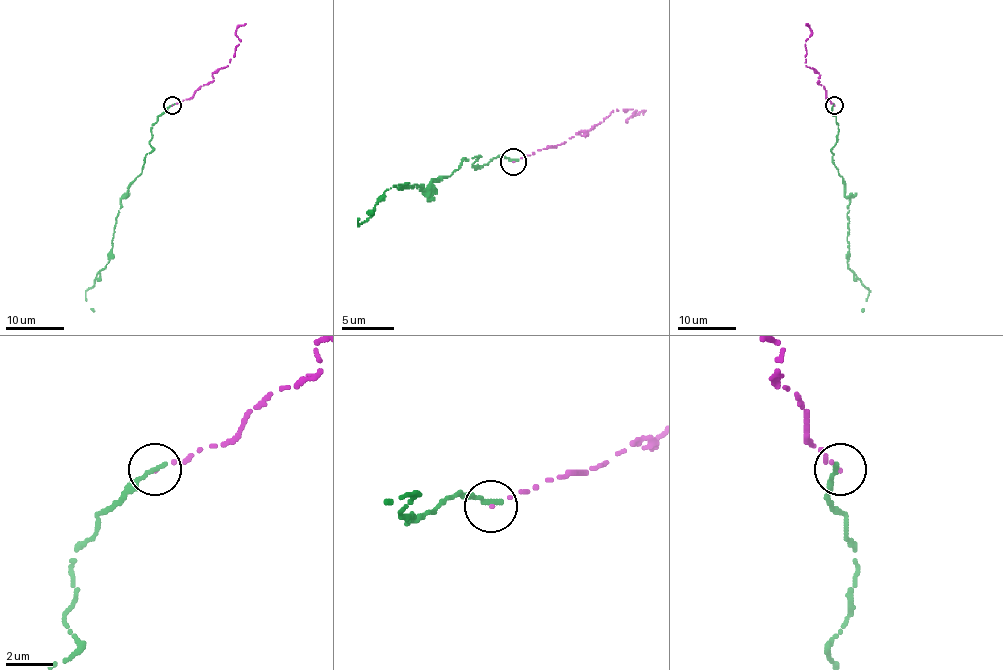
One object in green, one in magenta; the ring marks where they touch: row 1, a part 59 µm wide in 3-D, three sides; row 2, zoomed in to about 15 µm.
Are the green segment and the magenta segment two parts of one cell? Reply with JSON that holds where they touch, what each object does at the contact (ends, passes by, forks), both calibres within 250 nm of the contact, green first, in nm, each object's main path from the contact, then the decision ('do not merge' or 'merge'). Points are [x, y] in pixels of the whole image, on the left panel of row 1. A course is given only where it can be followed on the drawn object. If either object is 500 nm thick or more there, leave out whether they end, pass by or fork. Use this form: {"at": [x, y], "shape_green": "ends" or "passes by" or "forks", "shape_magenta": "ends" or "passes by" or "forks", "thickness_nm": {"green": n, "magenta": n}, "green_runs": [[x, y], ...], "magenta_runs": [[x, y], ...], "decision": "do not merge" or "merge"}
{"at": [172, 105], "shape_green": "ends", "shape_magenta": "ends", "thickness_nm": {"green": 260, "magenta": 100}, "green_runs": [[172, 105], [152, 126], [149, 143], [153, 149], [121, 199], [112, 253], [86, 291], [86, 300], [94, 310]], "magenta_runs": [[172, 105], [190, 98], [203, 85], [212, 82], [212, 74], [228, 66], [240, 41], [235, 30], [245, 23]], "decision": "merge"}

